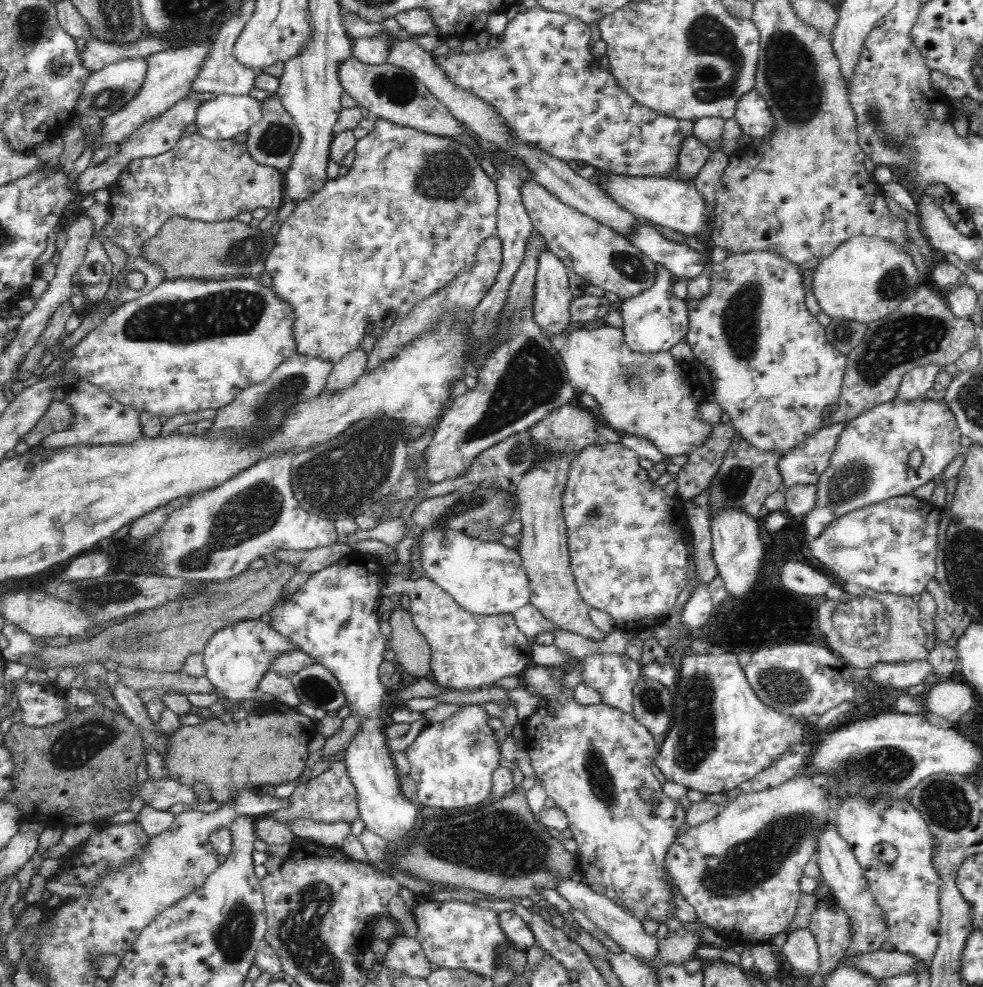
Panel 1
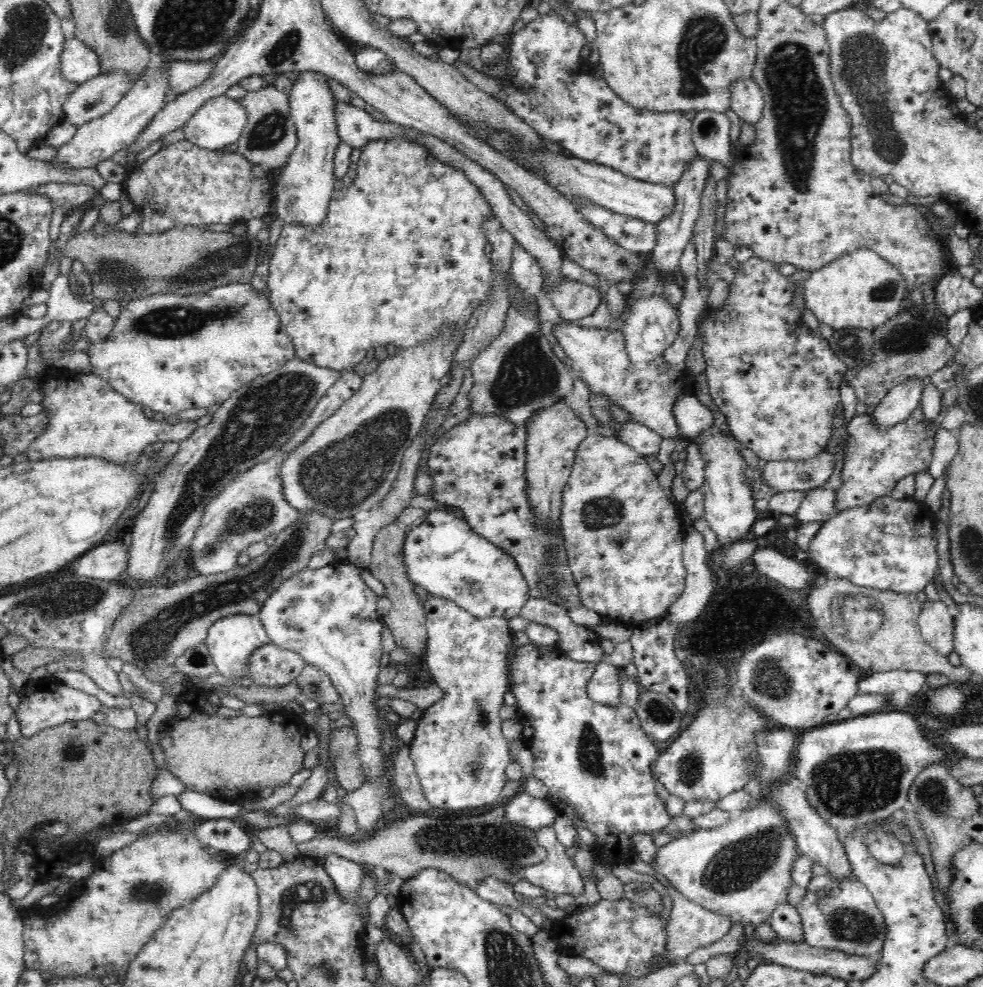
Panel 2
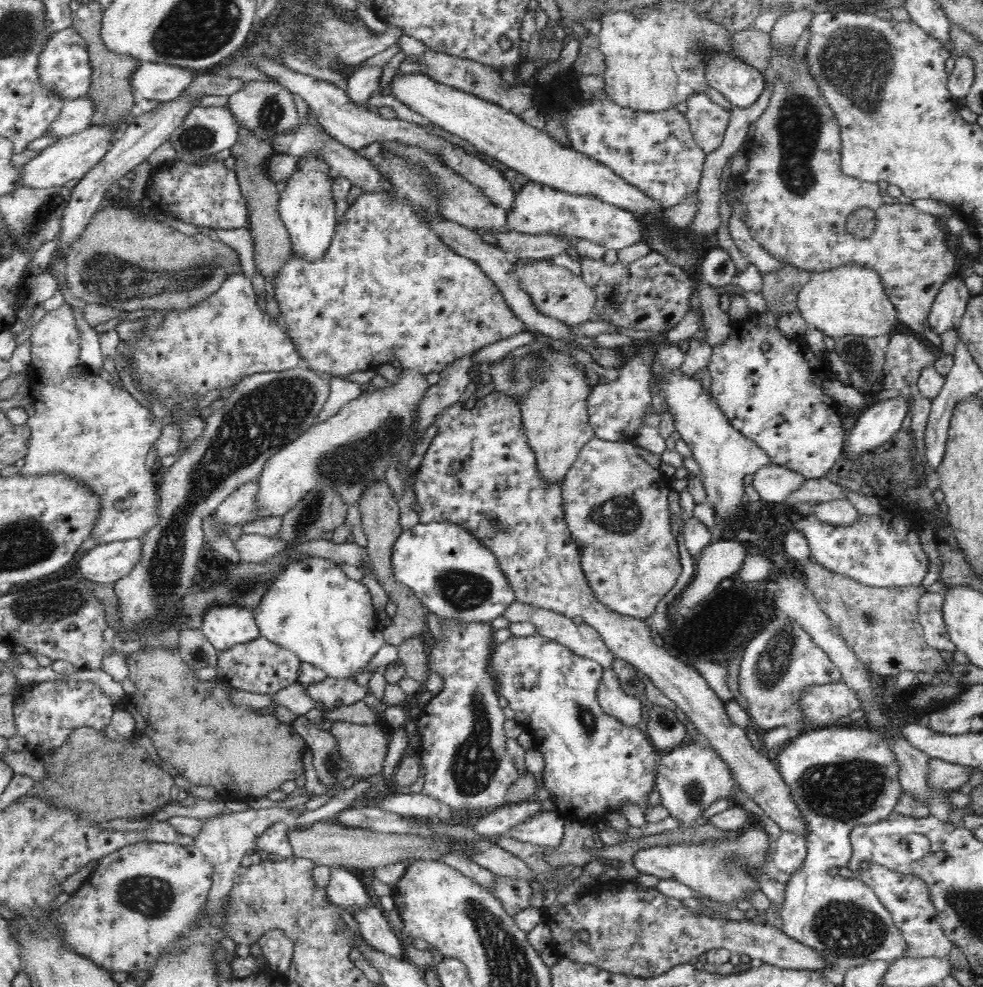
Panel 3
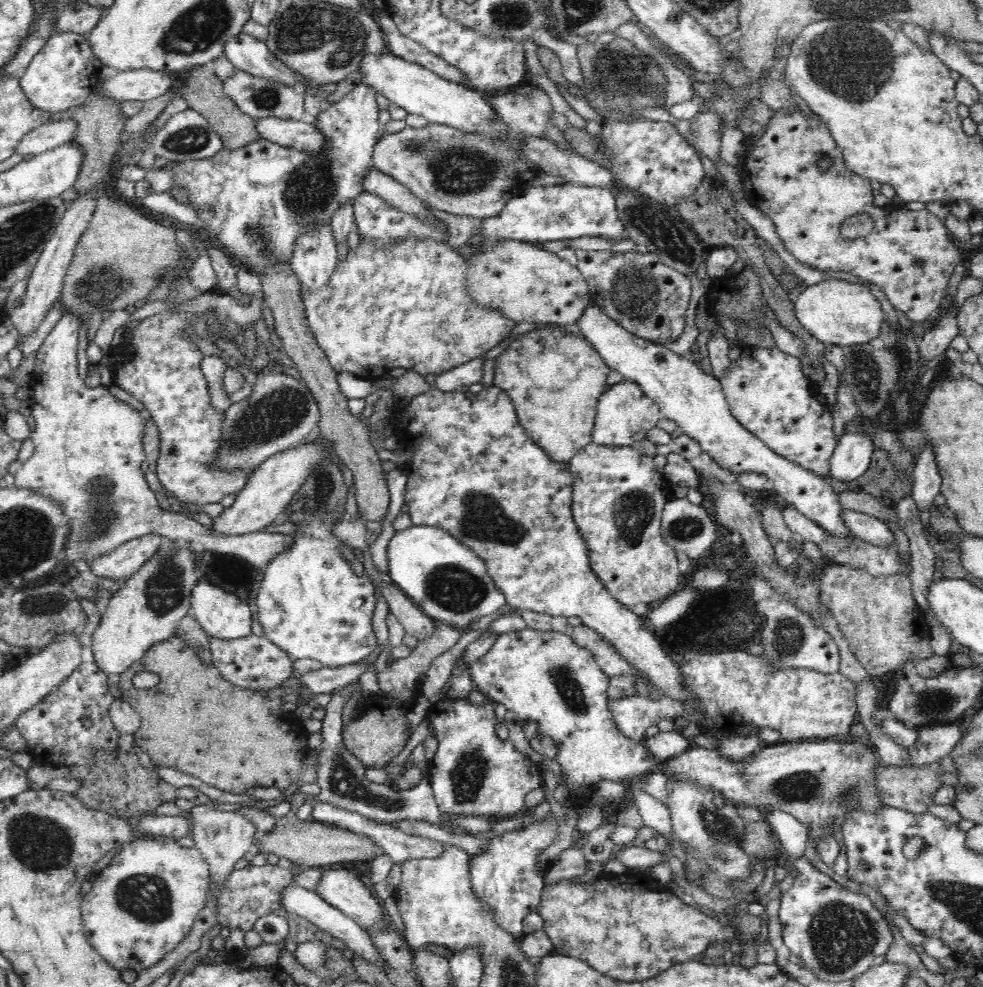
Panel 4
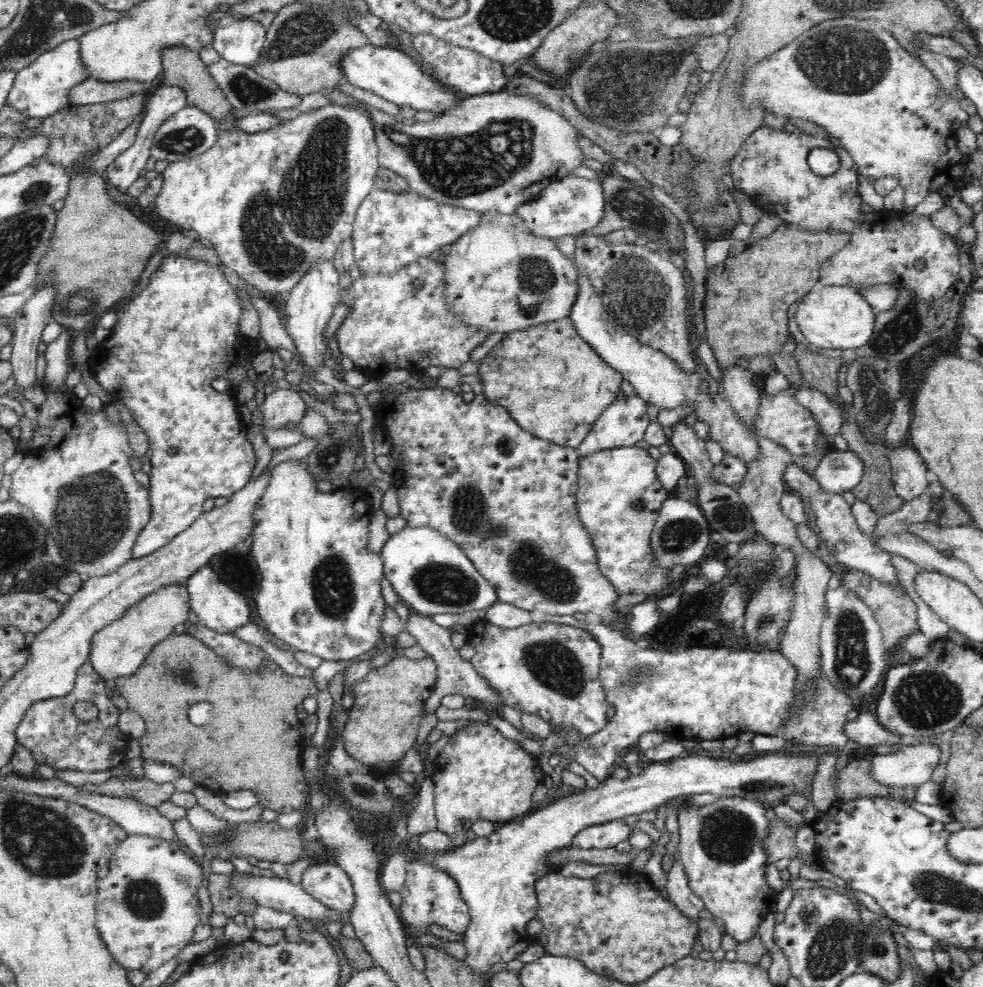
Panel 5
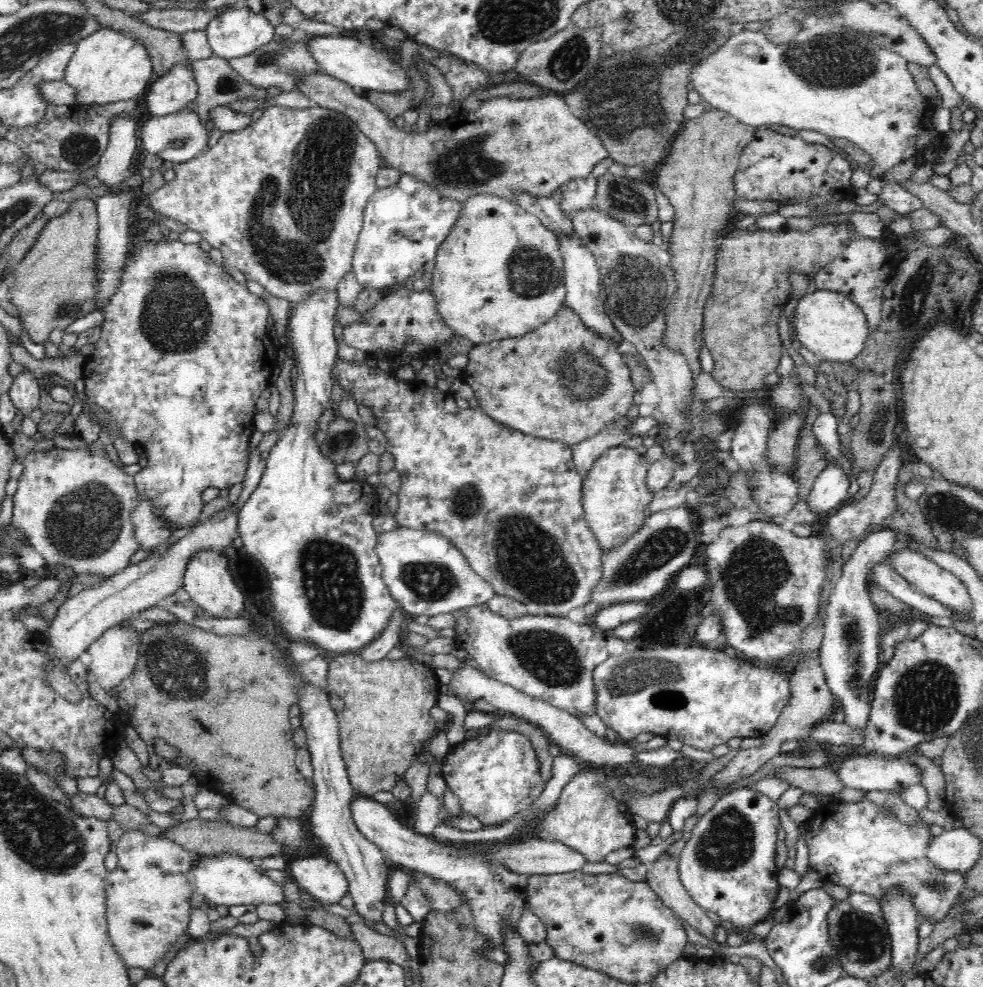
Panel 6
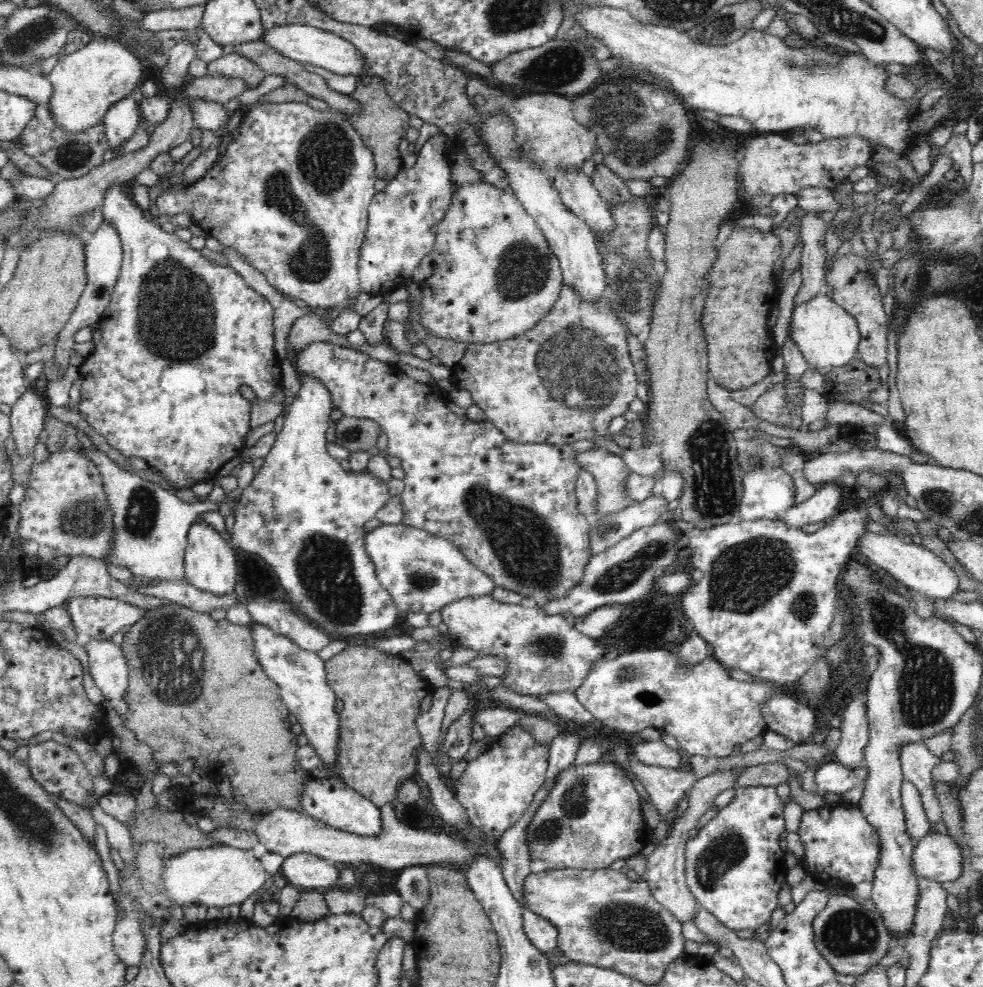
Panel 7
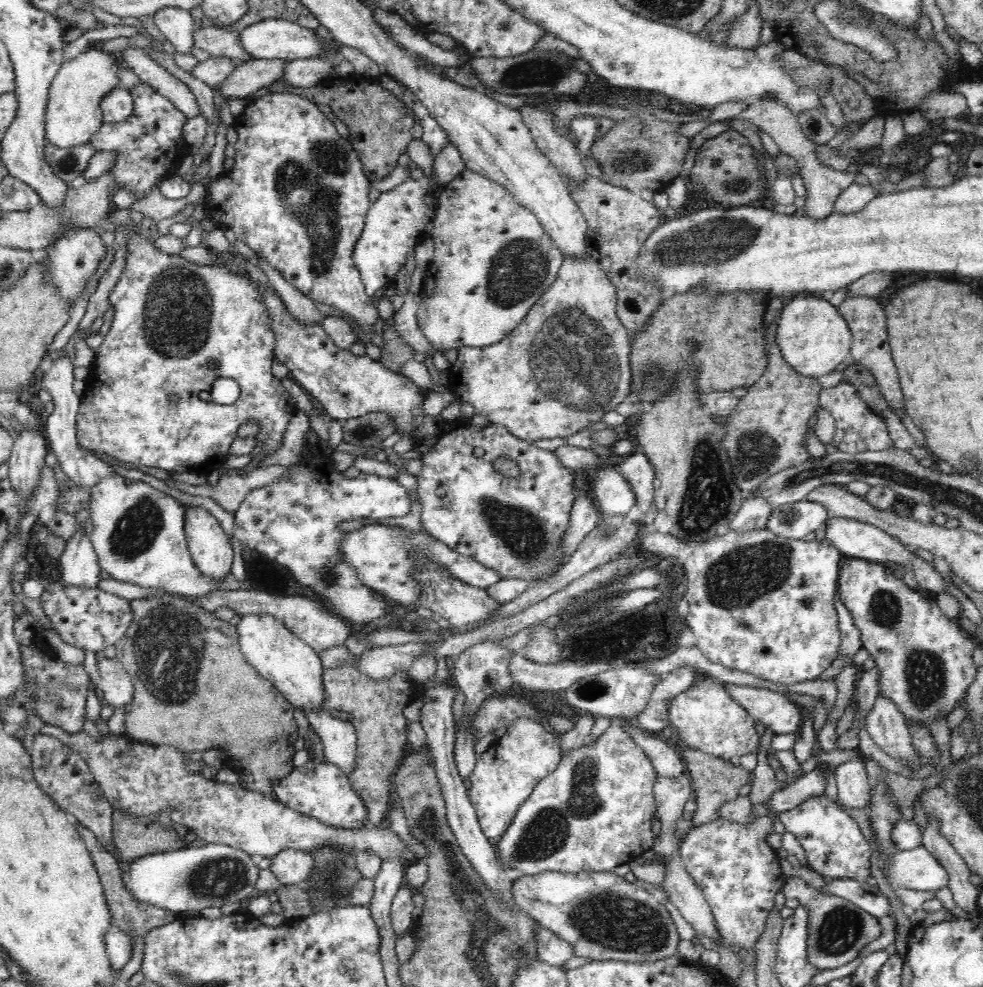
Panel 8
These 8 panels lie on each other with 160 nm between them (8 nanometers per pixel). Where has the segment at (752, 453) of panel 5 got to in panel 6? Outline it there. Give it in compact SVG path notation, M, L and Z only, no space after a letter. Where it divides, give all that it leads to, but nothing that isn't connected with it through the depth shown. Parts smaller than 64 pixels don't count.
M574 234L574 238L563 238L563 236L558 236L557 238L564 257L563 280L567 290L565 304L580 317L583 325L588 330L591 330L602 340L615 346L615 349L621 354L623 362L626 363L628 360L631 360L631 358L627 358L626 352L626 348L631 346L631 344L628 344L622 333L614 325L614 321L612 321L605 311L596 259L593 258L592 253L580 242L576 234Z

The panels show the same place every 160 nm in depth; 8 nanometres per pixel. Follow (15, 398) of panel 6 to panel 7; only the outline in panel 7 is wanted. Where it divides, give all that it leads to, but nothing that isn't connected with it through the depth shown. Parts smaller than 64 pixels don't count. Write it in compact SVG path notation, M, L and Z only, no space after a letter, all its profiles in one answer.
M26 390L16 404L11 407L11 435L16 444L16 453L23 458L32 455L38 438L44 428L48 411L44 408L44 400L33 390Z

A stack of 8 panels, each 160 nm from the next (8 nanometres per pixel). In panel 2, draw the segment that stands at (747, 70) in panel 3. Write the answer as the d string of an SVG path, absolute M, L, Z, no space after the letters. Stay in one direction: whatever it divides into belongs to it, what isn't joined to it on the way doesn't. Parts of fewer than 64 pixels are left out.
M751 78L744 82L736 82L735 86L732 86L730 106L746 124L756 126L760 122L764 105L762 89Z

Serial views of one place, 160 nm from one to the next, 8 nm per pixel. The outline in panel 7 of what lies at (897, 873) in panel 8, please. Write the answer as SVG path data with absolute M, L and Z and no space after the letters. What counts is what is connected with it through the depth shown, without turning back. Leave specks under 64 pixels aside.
M928 833L915 843L912 864L920 880L956 881L964 868L962 846L948 834Z

